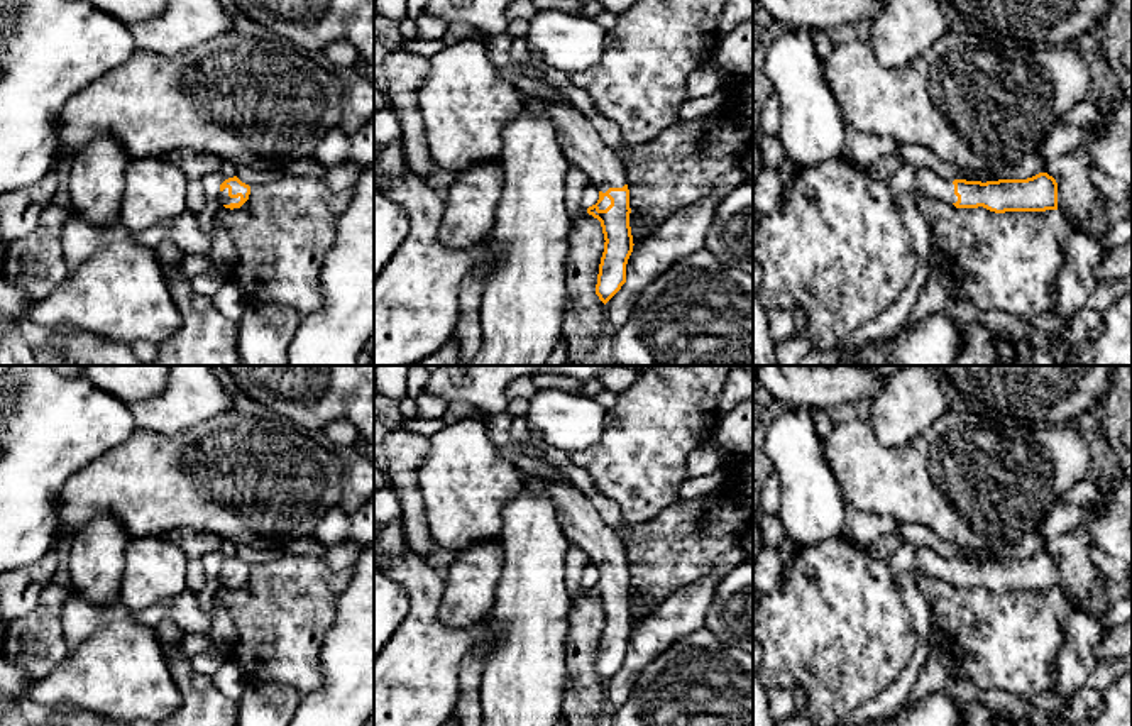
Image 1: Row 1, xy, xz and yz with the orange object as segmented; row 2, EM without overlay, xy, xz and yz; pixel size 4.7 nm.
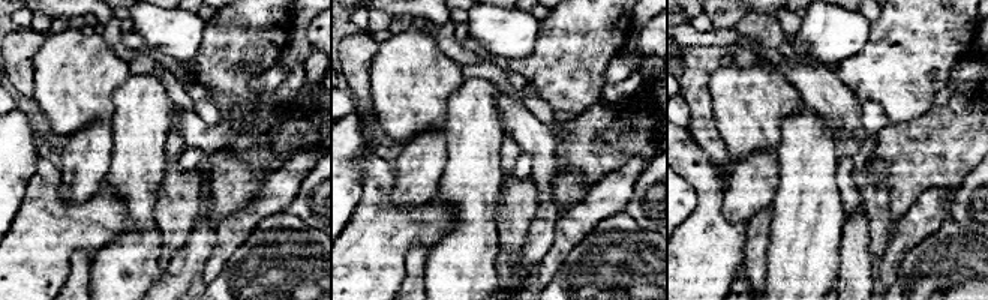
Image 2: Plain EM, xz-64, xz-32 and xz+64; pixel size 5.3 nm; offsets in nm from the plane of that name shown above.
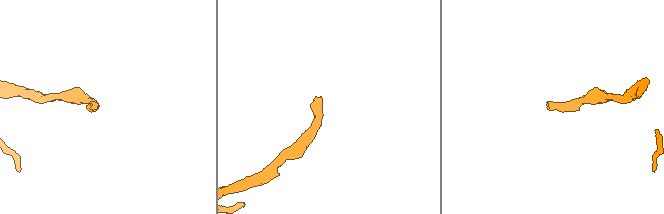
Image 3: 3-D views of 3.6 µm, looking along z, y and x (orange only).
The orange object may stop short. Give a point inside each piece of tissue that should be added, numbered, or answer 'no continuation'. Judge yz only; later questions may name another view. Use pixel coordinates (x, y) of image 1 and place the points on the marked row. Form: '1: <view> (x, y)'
1: yz (926, 181)

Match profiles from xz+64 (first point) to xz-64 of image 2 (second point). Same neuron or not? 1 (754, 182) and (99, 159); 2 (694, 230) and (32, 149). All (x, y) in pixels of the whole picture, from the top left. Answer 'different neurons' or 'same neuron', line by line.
1: same neuron
2: different neurons

